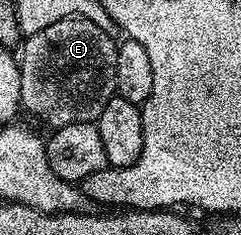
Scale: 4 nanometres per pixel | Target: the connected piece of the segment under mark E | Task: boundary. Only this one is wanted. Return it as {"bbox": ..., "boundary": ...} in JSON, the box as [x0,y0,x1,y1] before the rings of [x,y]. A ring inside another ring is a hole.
{"bbox":[19,16,118,129],"boundary":[[[81,16],[67,17],[44,27],[37,34],[24,37],[20,45],[19,63],[21,65],[21,108],[31,115],[38,116],[50,129],[71,126],[75,122],[96,122],[103,114],[103,106],[112,96],[117,95],[115,82],[115,62],[117,61],[118,41],[112,40],[110,33],[100,29]]]}

